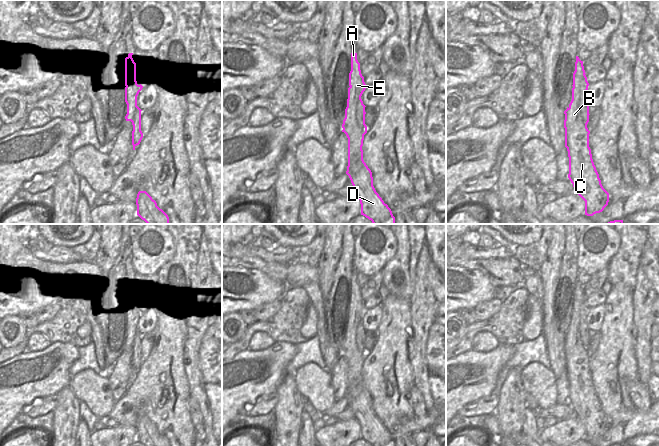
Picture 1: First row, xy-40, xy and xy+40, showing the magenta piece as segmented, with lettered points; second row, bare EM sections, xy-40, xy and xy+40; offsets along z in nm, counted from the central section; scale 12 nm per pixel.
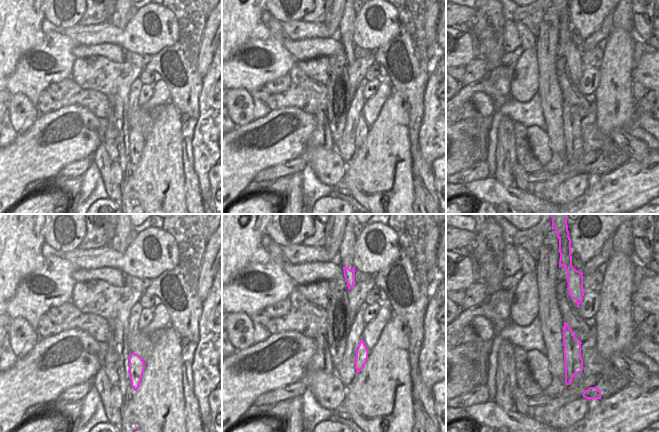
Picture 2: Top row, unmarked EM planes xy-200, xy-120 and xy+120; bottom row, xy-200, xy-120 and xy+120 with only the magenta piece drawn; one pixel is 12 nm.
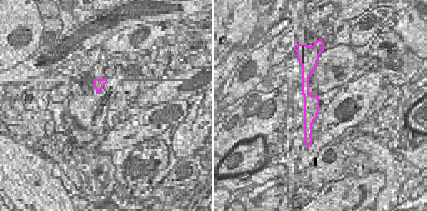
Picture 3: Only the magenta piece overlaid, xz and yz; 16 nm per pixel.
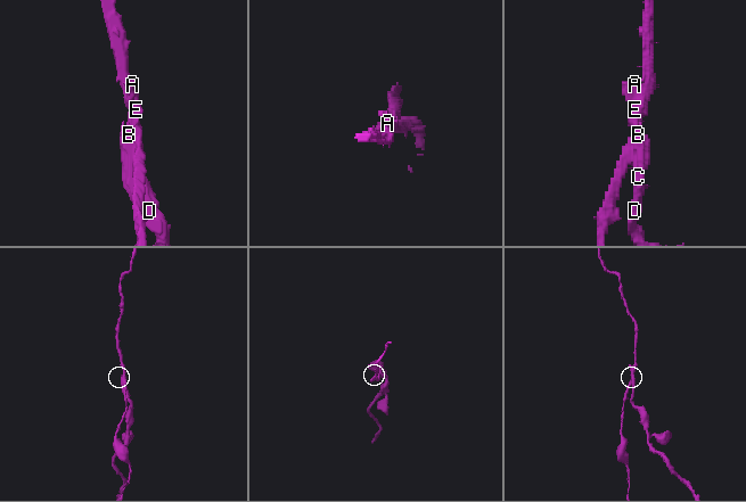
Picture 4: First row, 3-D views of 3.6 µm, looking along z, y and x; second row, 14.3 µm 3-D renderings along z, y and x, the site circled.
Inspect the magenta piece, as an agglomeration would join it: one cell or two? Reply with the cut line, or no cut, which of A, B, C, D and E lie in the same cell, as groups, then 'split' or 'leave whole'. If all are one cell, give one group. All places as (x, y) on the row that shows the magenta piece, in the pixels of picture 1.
cut in xy+40 along (573, 86), (579, 93), (583, 120), (580, 129), (588, 136); A E / B C D; split

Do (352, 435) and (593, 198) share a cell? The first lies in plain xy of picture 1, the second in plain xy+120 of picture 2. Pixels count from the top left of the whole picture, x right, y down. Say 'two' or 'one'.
two

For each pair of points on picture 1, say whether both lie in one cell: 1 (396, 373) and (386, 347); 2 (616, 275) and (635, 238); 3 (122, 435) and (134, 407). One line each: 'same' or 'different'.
1: same
2: same
3: different

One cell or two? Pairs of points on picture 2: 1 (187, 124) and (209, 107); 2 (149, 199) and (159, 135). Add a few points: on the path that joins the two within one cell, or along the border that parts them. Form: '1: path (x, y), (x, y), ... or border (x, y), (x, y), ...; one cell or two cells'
1: border (201, 92), (199, 119), (193, 138); two cells
2: path (158, 183), (159, 151); one cell

